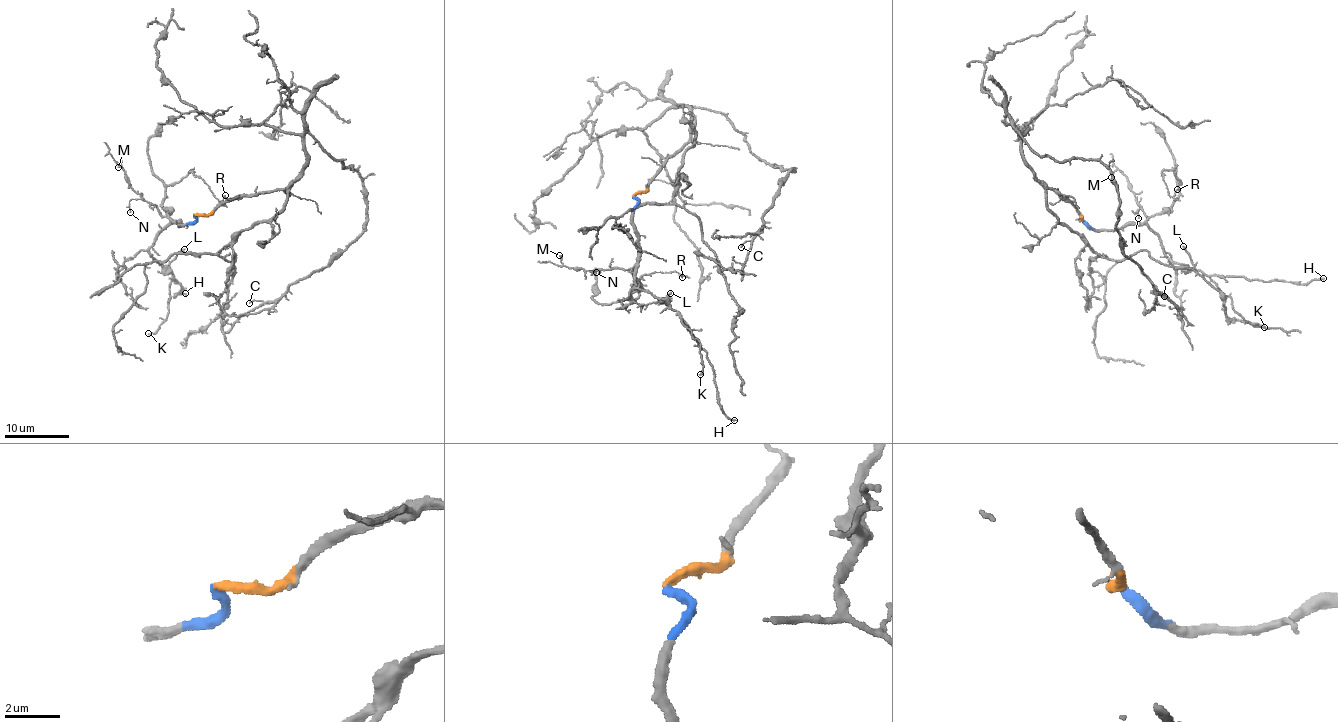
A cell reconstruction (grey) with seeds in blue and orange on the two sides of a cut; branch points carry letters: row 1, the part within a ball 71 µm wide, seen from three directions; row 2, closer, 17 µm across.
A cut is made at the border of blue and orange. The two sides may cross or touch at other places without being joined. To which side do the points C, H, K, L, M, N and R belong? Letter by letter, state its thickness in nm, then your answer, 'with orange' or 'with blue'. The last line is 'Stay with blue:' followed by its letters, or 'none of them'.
C: 120 nm thick; with orange
H: 190 nm thick; with blue
K: 190 nm thick; with blue
L: 180 nm thick; with blue
M: 120 nm thick; with blue
N: 70 nm thick; with blue
R: 100 nm thick; with blue
Stay with blue: H, K, L, M, N, R

